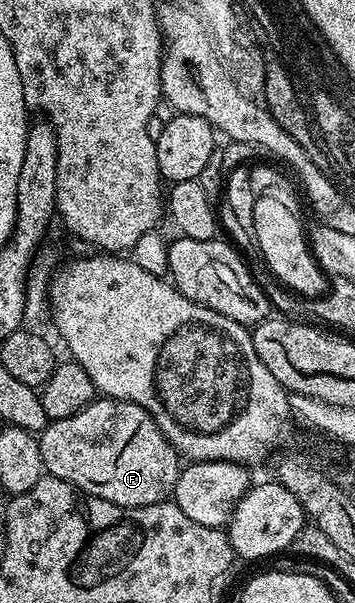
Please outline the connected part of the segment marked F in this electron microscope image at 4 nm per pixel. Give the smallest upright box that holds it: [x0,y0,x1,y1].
[38,398,182,508]

